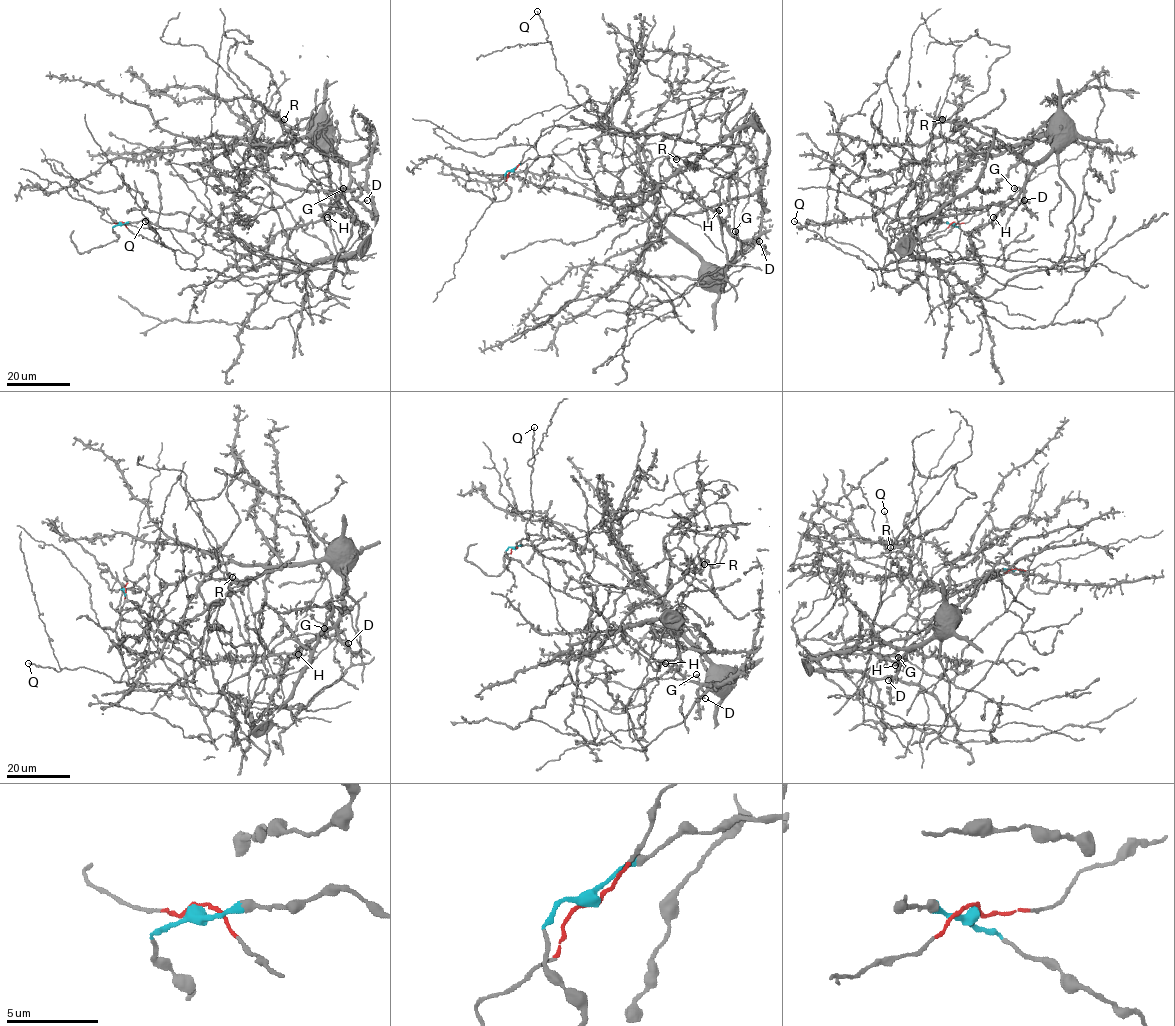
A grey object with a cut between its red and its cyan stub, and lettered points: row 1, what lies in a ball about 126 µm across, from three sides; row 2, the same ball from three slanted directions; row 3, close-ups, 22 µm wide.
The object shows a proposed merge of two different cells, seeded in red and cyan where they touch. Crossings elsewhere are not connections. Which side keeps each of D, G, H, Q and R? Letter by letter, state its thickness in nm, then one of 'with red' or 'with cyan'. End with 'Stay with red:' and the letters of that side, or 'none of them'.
D: 360 nm thick; with red
G: 500 nm thick; with red
H: 240 nm thick; with red
Q: 180 nm thick; with red
R: 460 nm thick; with red
Stay with red: D, G, H, Q, R

